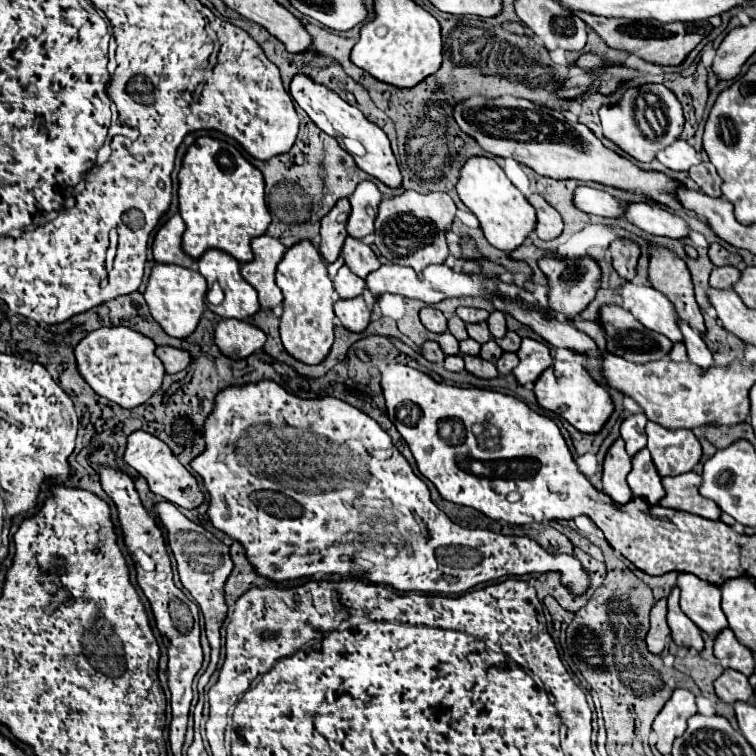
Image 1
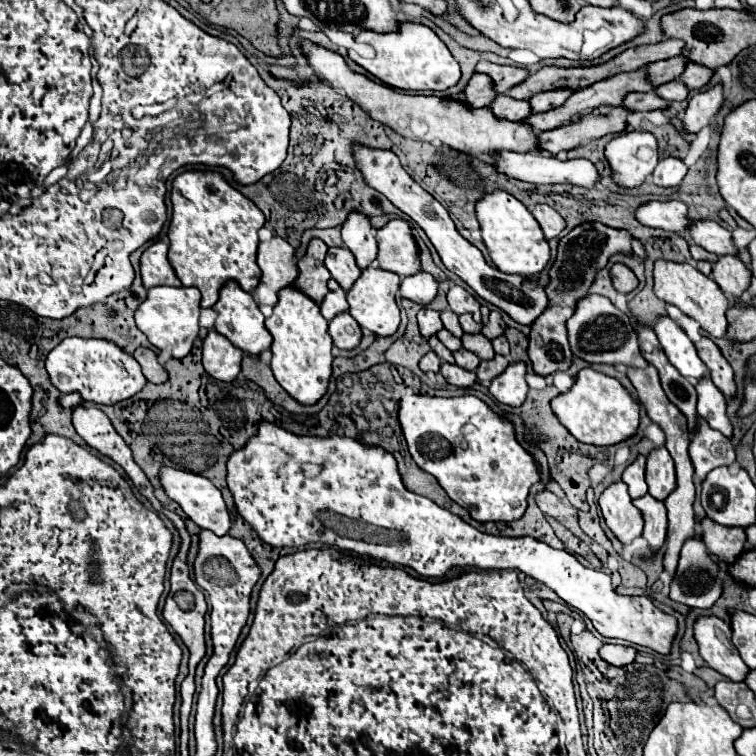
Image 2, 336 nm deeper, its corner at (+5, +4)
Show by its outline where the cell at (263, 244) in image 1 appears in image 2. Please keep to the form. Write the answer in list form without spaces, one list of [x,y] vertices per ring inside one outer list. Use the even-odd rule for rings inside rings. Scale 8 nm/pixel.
[[[273,236],[269,242],[259,244],[257,264],[261,268],[261,282],[255,288],[259,296],[259,304],[275,306],[279,300],[279,290],[291,286],[297,278],[297,264],[293,262],[295,248],[279,238]]]

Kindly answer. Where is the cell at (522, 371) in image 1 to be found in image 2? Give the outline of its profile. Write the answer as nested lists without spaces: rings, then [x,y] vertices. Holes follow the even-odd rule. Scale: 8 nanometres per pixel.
[[[515,362],[509,364],[507,370],[503,374],[499,374],[497,378],[493,378],[489,392],[491,396],[507,406],[521,406],[525,402],[527,396],[527,382],[525,382],[525,364],[523,362]]]

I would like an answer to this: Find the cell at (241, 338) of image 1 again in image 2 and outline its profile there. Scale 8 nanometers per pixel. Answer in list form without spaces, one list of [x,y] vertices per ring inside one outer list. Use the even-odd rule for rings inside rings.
[[[209,330],[203,340],[203,368],[209,376],[223,382],[233,382],[239,376],[239,366],[243,360],[243,352],[235,348],[225,336]]]

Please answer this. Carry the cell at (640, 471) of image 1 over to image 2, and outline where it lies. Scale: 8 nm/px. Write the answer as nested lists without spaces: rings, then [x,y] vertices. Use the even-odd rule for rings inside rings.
[[[645,494],[643,498],[633,502],[639,510],[641,516],[645,520],[643,526],[643,538],[649,542],[649,548],[653,552],[659,552],[665,544],[665,536],[667,536],[667,514],[665,514],[665,504],[655,500],[653,496]]]

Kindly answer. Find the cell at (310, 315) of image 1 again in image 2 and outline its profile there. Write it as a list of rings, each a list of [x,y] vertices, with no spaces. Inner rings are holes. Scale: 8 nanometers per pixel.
[[[287,286],[279,292],[279,304],[273,310],[273,316],[265,320],[265,324],[273,336],[271,370],[277,382],[299,404],[317,404],[329,388],[333,362],[333,342],[327,334],[327,320],[321,316],[319,306],[311,298],[303,296],[303,292]]]

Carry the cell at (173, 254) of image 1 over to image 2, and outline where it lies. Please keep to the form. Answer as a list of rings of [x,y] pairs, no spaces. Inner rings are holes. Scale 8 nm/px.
[[[155,242],[141,256],[141,280],[145,288],[153,286],[181,286],[167,260],[167,244]]]

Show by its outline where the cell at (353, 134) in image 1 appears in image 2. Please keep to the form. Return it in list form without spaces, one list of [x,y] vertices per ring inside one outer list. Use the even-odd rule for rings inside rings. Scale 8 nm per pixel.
[[[355,144],[353,148],[355,148],[357,166],[363,172],[367,184],[371,188],[379,190],[391,204],[395,204],[419,228],[423,228],[423,232],[427,234],[427,238],[435,246],[441,262],[445,264],[445,268],[455,272],[467,286],[471,286],[479,298],[483,298],[485,302],[501,308],[517,324],[523,324],[523,326],[531,326],[535,322],[535,318],[539,314],[543,314],[543,310],[547,308],[545,288],[539,286],[537,282],[531,282],[531,280],[523,278],[523,276],[501,274],[495,266],[487,266],[483,254],[457,232],[457,228],[455,228],[453,220],[449,218],[447,210],[403,170],[403,166],[399,164],[399,158],[391,150],[371,150],[371,148],[365,148],[365,146],[359,146],[359,144]]]

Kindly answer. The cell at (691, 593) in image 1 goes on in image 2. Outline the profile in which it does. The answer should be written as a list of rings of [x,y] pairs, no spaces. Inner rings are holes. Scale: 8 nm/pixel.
[[[715,616],[699,618],[695,622],[695,638],[707,666],[731,682],[743,682],[747,678],[749,668],[731,642],[731,626],[727,622]]]

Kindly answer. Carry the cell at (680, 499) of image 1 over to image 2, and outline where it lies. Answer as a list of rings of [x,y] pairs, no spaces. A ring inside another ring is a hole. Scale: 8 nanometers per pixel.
[[[703,518],[701,522],[703,540],[711,554],[715,554],[723,564],[731,566],[739,558],[739,554],[745,552],[745,530],[743,528],[727,528],[721,524],[711,522],[709,518]]]

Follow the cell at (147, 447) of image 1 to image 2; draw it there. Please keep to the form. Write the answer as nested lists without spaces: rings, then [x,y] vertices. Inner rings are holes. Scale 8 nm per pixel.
[[[163,468],[161,470],[161,484],[167,492],[167,496],[175,502],[181,504],[181,508],[185,510],[185,514],[199,524],[203,530],[211,530],[217,536],[225,536],[231,528],[231,518],[225,506],[225,500],[221,496],[221,492],[201,474],[193,474],[193,472],[185,472],[185,470],[175,470],[175,468]]]

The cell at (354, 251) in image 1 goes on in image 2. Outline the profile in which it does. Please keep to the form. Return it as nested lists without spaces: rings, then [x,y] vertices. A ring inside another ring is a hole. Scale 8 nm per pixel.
[[[329,248],[327,258],[325,258],[325,266],[331,272],[333,280],[337,280],[345,292],[355,284],[355,280],[361,274],[349,248]]]

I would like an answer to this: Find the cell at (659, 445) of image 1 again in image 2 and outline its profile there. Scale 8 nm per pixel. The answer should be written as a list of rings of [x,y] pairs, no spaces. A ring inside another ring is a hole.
[[[657,448],[647,456],[647,484],[649,484],[649,494],[655,500],[665,502],[665,498],[675,490],[677,480],[675,480],[675,464],[671,454],[665,448]]]

